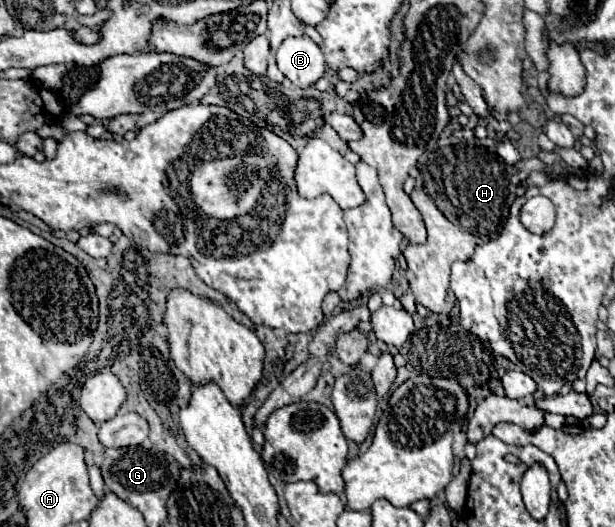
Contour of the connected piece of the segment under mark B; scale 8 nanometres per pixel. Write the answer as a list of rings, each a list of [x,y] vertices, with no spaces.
[[[289,37],[277,49],[277,67],[295,87],[311,87],[325,73],[325,57],[309,37]]]

